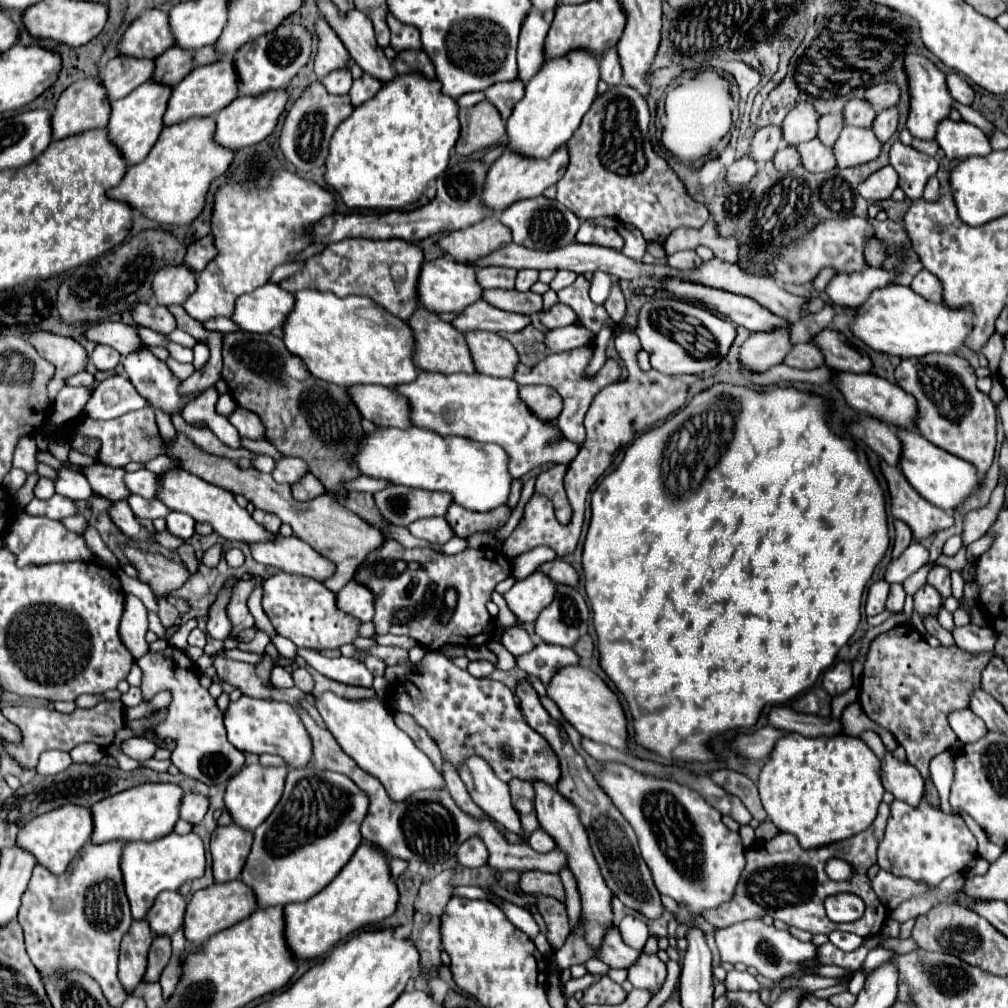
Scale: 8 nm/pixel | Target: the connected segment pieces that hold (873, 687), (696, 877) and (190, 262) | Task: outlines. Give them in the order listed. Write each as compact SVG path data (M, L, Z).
M904 623L904 625L898 625L898 627L894 627L892 631L888 631L888 633L882 633L880 637L876 637L872 643L870 643L870 651L868 651L868 657L866 657L866 663L864 663L864 671L862 671L862 691L860 691L860 697L858 697L858 701L860 701L860 705L862 705L862 709L864 709L864 713L872 719L872 721L876 721L878 725L882 725L884 729L888 729L894 737L896 737L896 741L906 749L906 759L908 759L908 763L910 765L914 765L918 771L920 771L920 775L924 777L924 781L926 781L926 789L928 789L928 799L930 799L930 803L932 805L938 805L938 793L936 793L936 789L934 789L934 783L930 781L930 775L928 775L928 763L930 763L930 759L932 757L936 757L938 755L938 751L944 751L944 749L948 749L958 737L954 735L954 731L950 729L950 725L948 725L948 721L946 721L946 717L948 717L948 713L950 711L954 711L954 709L962 709L962 707L968 707L968 703L970 703L970 693L980 685L980 673L982 673L982 669L988 665L988 661L990 661L990 657L992 657L994 653L990 653L990 655L968 655L966 651L962 651L960 647L930 647L928 643L926 643L926 639L910 625L910 623Z
M602 763L596 779L636 831L640 853L662 895L672 897L694 915L720 907L734 897L734 887L746 865L744 845L740 835L722 823L720 813L702 795L672 779L638 773L622 763Z
M210 233L210 235L202 237L200 241L196 241L196 243L192 243L192 245L188 247L188 253L186 253L186 261L184 261L184 263L186 263L192 271L200 273L216 255L218 255L218 249L214 247L214 237L212 237L212 233Z

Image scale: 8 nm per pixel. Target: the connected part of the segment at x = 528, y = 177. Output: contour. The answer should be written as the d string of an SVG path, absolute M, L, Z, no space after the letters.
M558 147L558 151L554 151L554 155L550 155L550 159L522 159L520 155L506 151L488 171L482 201L494 213L502 213L506 207L516 203L518 199L538 197L538 195L542 195L542 191L546 187L550 187L550 185L558 183L558 179L562 179L562 175L566 173L566 163L568 163L566 147Z

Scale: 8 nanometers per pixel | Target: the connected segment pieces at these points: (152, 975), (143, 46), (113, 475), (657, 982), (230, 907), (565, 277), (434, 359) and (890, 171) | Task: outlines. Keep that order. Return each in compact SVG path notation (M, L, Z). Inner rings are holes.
M156 937L150 947L148 969L146 969L142 981L148 981L148 983L158 981L162 969L168 965L168 961L170 961L170 937Z
M150 9L128 25L120 41L120 53L130 57L156 59L172 45L174 35L170 35L168 13L162 9Z
M94 463L82 467L82 475L88 479L92 491L98 493L100 497L106 497L108 501L126 499L130 495L130 491L126 491L126 485L122 481L124 469L110 467L104 463Z
M640 953L636 965L628 969L628 981L636 989L646 989L650 995L656 995L666 979L666 965L656 955Z
M234 879L230 883L214 883L206 889L200 889L192 895L188 907L186 907L186 917L184 917L184 933L188 941L194 943L204 943L212 935L216 935L222 929L228 929L236 925L238 921L246 919L254 911L254 891L246 887L240 879Z
M558 271L558 275L556 275L554 281L550 283L550 287L552 287L554 291L560 291L560 289L572 285L574 279L576 279L576 273L572 273L572 271Z
M418 307L406 323L414 331L414 347L416 347L414 365L416 367L424 371L440 371L440 373L460 373L460 371L474 373L476 371L472 365L472 357L470 357L464 335L452 323L442 321L438 315L428 313L424 307Z
M886 165L880 171L876 171L874 175L870 175L866 181L862 181L858 185L858 193L868 199L868 197L884 197L890 199L892 191L898 187L898 173L894 171L894 167Z

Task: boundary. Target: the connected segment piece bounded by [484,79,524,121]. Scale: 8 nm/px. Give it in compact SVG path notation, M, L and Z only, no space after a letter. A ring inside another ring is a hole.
M518 79L508 81L508 83L496 83L496 85L488 87L484 91L484 95L500 111L502 119L506 121L510 117L514 105L524 97L524 85Z

